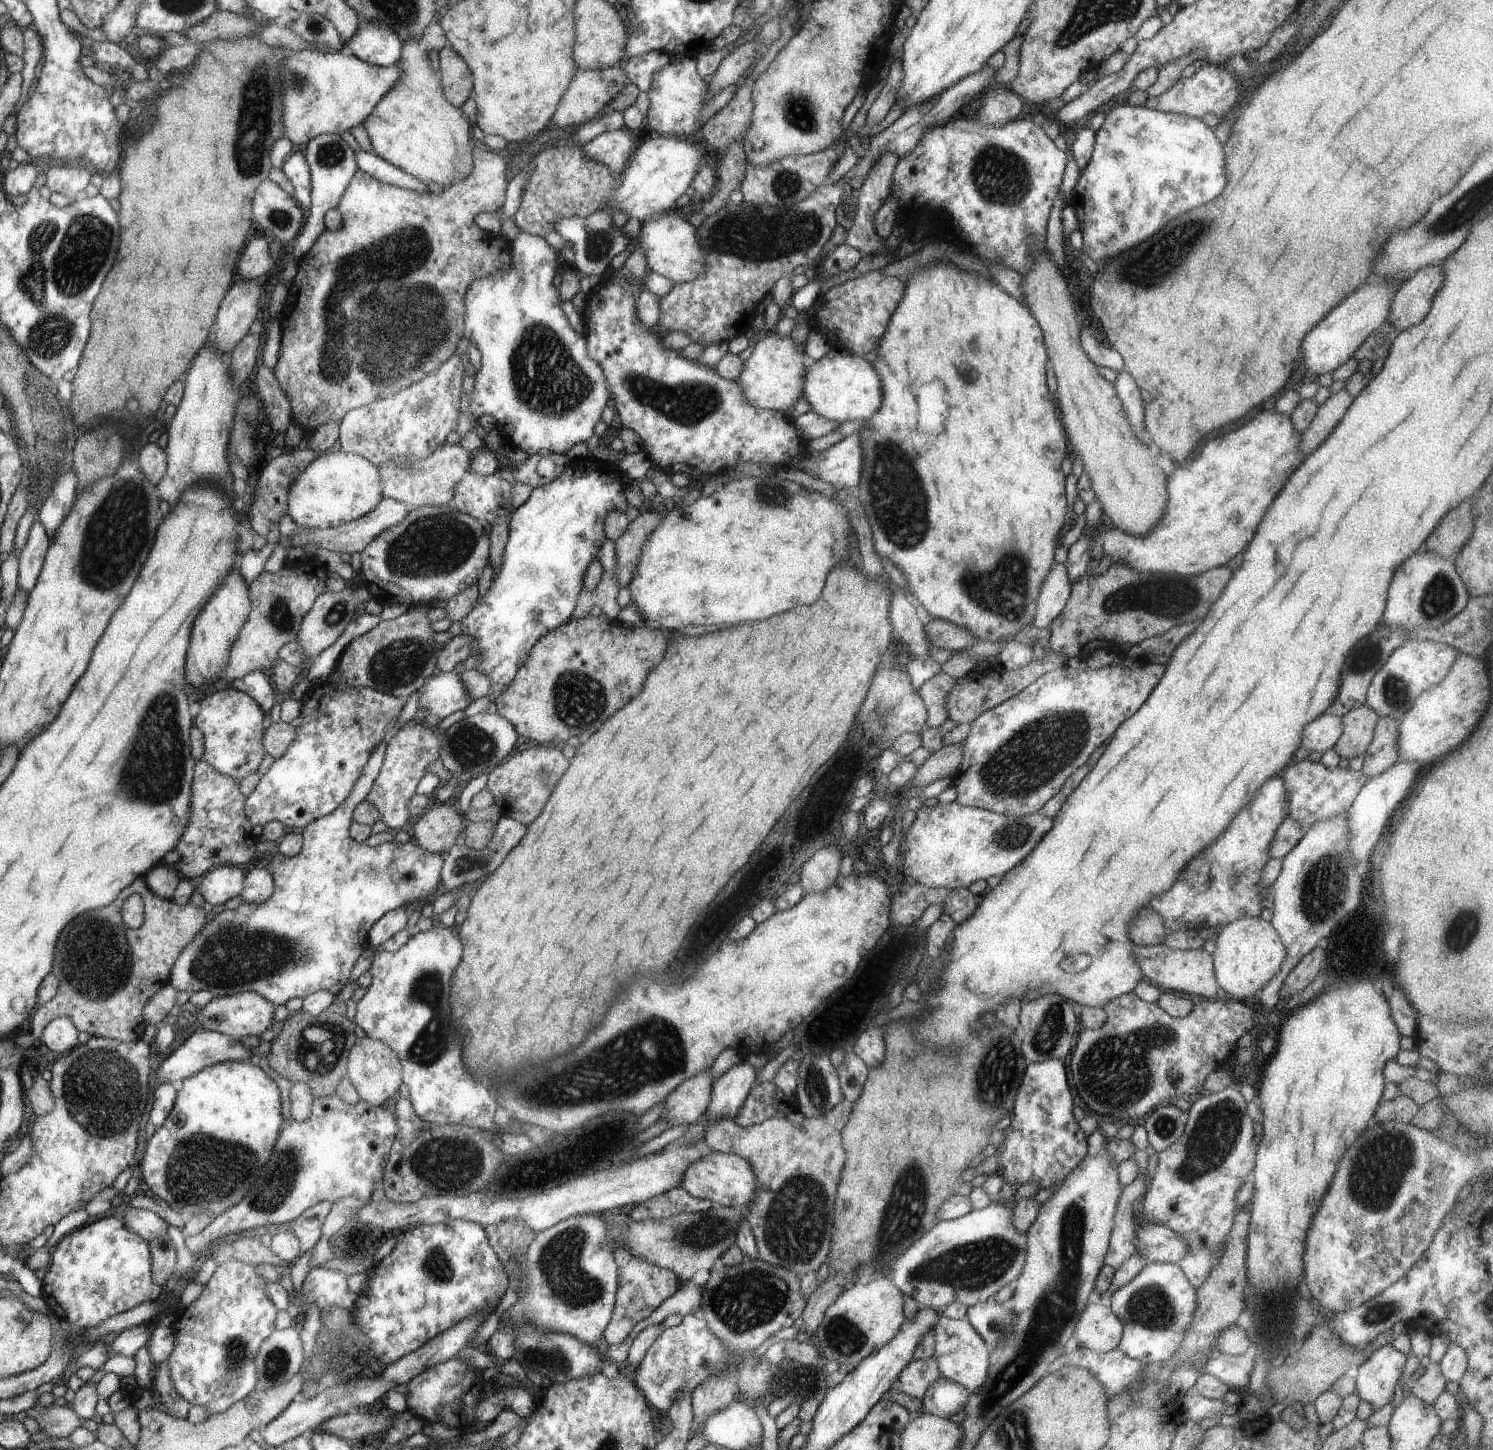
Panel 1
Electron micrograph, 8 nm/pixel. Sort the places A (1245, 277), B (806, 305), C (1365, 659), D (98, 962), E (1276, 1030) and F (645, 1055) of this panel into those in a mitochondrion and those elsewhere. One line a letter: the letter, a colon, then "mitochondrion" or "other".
A: other
B: other
C: mitochondrion
D: mitochondrion
E: other
F: mitochondrion

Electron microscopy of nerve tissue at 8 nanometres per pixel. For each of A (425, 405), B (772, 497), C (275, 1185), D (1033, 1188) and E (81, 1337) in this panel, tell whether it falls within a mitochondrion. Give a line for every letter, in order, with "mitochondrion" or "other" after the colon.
A: mitochondrion
B: mitochondrion
C: mitochondrion
D: other
E: other

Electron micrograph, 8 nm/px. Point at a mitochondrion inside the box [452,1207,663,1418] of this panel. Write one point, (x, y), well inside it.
(559, 1262)

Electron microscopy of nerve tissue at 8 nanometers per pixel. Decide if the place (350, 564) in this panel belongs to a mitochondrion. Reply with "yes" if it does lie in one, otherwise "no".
no

